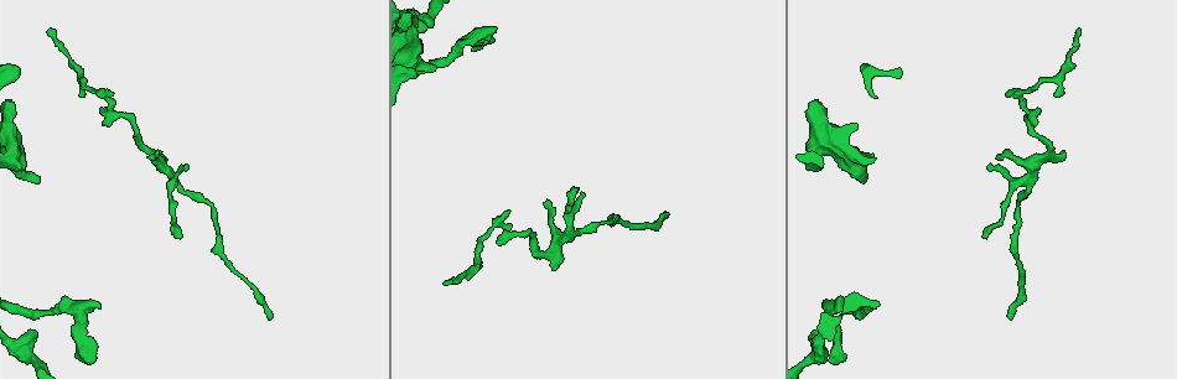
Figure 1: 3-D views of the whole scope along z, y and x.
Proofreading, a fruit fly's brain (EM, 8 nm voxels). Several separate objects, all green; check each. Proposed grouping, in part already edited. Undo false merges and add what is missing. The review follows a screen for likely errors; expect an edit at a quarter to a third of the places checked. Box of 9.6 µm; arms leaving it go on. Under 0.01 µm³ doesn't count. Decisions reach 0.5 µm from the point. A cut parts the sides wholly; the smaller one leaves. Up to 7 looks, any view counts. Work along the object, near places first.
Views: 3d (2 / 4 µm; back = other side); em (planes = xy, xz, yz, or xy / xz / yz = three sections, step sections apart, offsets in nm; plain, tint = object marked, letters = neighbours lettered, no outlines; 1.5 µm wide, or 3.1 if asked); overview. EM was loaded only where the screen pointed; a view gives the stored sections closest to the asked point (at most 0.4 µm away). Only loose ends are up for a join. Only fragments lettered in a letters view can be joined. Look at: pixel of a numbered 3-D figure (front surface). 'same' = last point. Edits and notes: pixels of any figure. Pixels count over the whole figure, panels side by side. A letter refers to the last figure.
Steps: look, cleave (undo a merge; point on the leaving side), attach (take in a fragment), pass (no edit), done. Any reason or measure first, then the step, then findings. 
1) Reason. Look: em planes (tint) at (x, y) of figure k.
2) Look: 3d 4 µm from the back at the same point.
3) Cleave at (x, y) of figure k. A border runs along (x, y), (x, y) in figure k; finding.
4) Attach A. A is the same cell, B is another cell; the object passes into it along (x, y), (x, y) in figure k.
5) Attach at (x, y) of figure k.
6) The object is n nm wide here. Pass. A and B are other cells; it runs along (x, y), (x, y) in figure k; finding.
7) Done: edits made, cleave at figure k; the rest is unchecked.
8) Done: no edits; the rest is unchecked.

Thin end. Look: em yz step 8 (tint) at (186, 164) of figure 1.

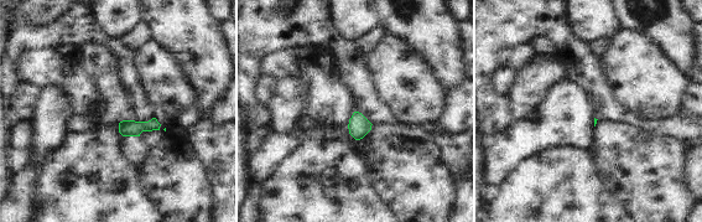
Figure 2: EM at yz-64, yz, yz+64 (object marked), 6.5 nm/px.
Cut it another way. Look: em planes (letters) at the same point.

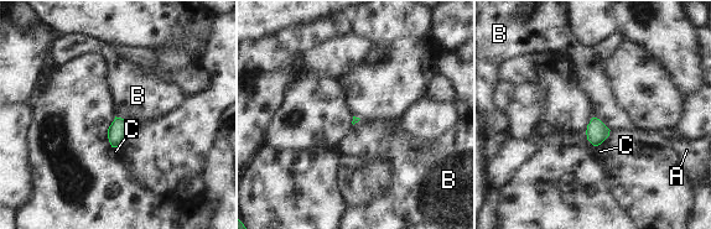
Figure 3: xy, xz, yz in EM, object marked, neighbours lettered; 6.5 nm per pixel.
Pass. A, B and C are other cells; no lettered fragment goes on from it.

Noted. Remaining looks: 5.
Tapers out. Look: 3d 4 µm at (268, 319) of figure 1.

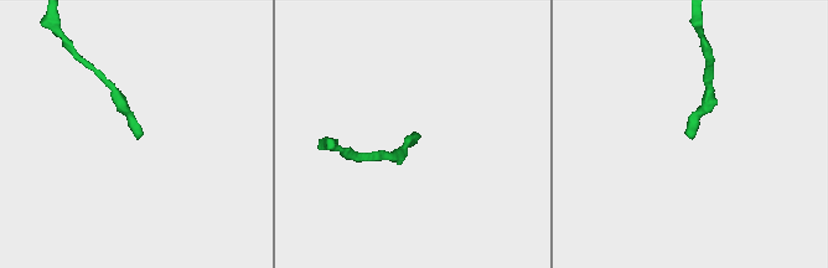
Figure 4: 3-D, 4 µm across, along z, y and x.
Now the EM. Look: em planes (tint) at (689, 138) of figure 4.

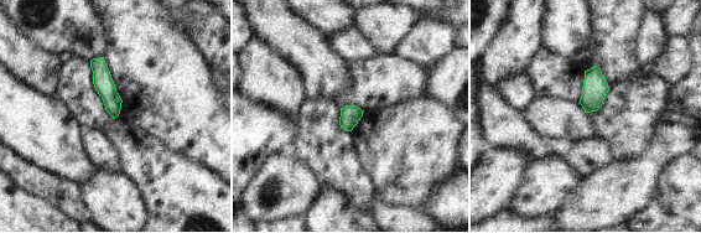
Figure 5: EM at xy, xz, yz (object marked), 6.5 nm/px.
What lies round it. Look: em planes (letters) at the same point.

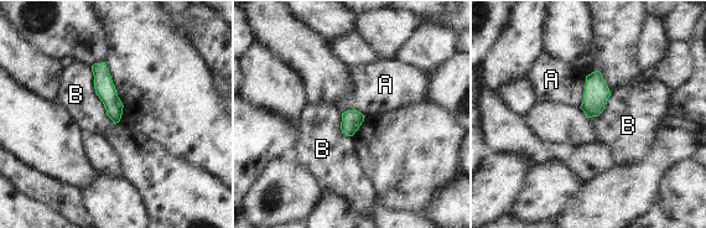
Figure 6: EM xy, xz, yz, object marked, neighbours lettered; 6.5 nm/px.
The object is 120 nm wide here. Pass. A and B are other cells; a border runs along (91, 67), (94, 92), (114, 123) in figure 6; none of them fits.

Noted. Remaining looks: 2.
Done: no edits; the rest is unchecked.

